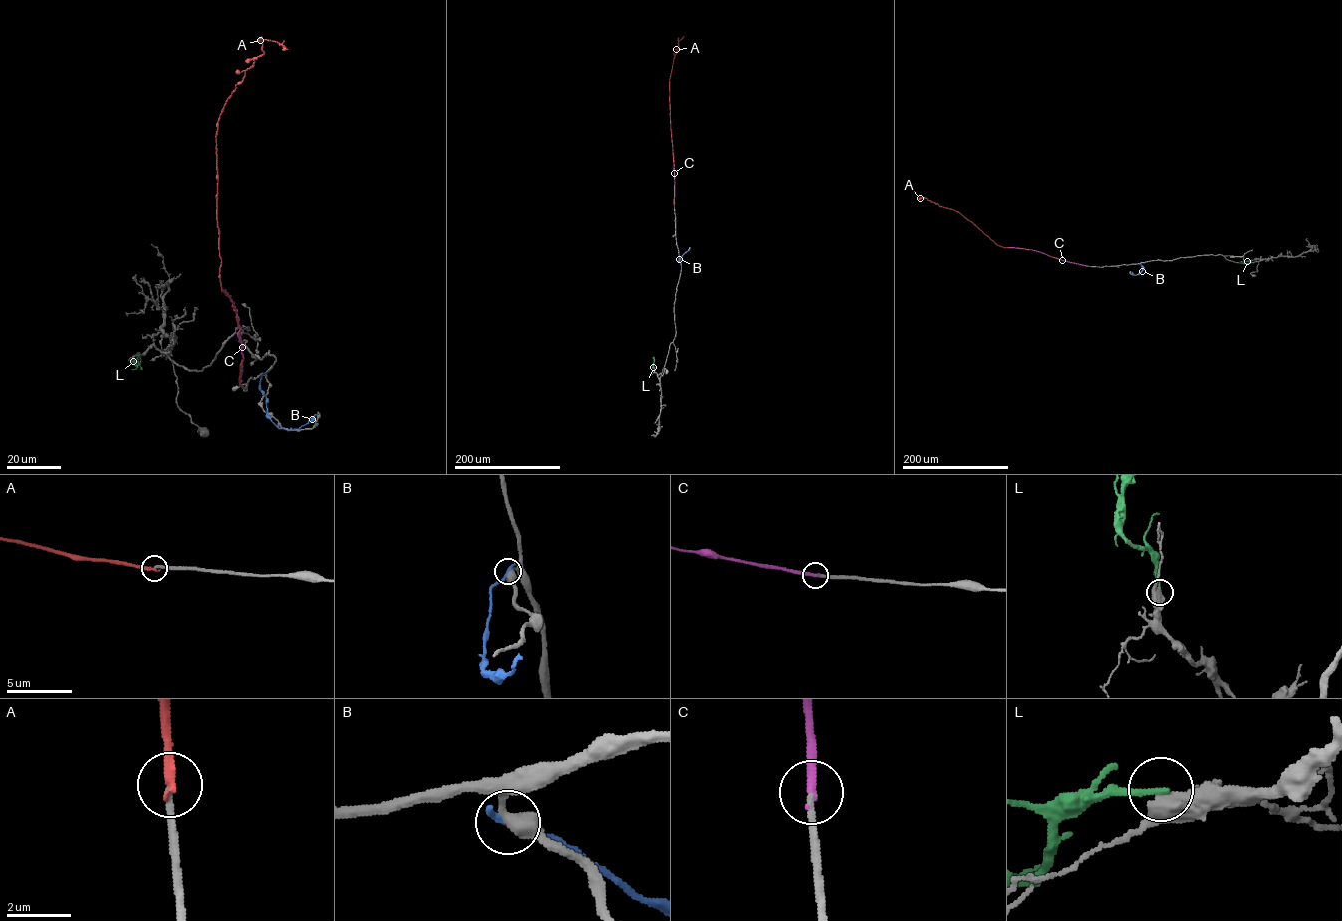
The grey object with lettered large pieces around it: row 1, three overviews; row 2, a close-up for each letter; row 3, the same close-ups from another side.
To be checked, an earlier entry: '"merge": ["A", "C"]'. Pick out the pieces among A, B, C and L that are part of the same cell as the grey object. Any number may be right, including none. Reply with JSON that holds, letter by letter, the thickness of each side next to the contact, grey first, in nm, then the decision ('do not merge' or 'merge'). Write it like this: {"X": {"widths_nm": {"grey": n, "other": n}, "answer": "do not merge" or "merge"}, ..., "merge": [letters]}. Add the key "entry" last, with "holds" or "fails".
{"A": {"widths_nm": {"grey": 200, "other": 280}, "answer": "do not merge"}, "B": {"widths_nm": {"grey": 420, "other": 280}, "answer": "do not merge"}, "C": {"widths_nm": {"grey": 200, "other": 280}, "answer": "merge"}, "L": {"widths_nm": {"grey": 480, "other": 200}, "answer": "do not merge"}, "merge": ["C"], "entry": "fails"}

